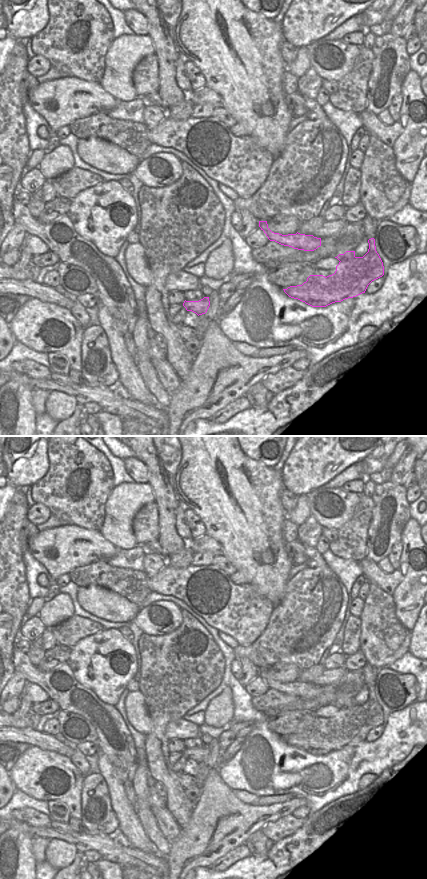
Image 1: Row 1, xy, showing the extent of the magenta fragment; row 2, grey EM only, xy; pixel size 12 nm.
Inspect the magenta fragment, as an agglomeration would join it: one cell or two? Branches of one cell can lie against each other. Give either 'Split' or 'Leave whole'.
Split

